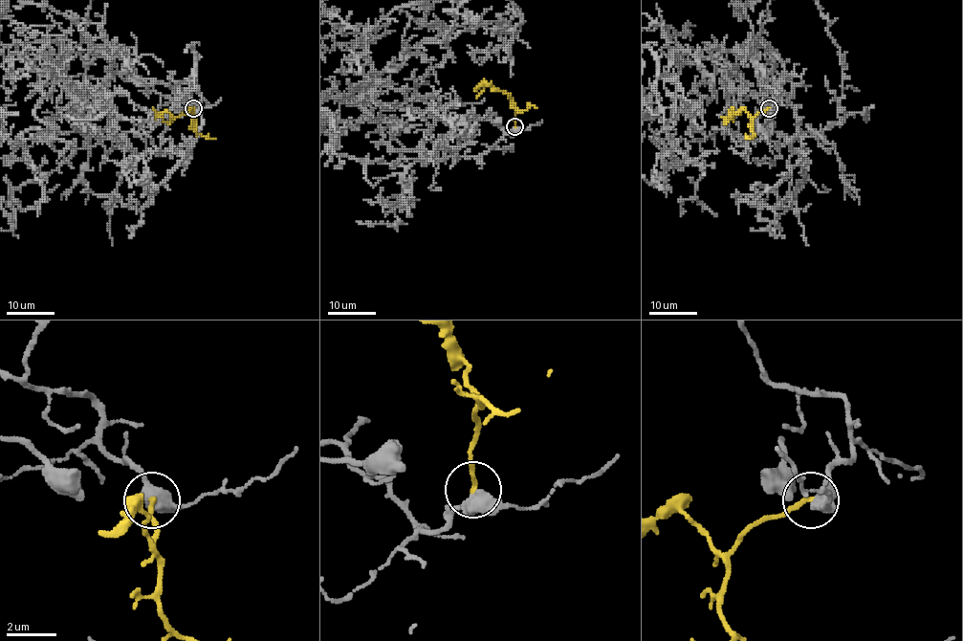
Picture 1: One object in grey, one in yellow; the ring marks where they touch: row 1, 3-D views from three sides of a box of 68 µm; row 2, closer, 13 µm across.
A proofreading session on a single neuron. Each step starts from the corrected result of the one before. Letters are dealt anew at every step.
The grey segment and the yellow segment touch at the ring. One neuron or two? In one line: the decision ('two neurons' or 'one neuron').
one neuron

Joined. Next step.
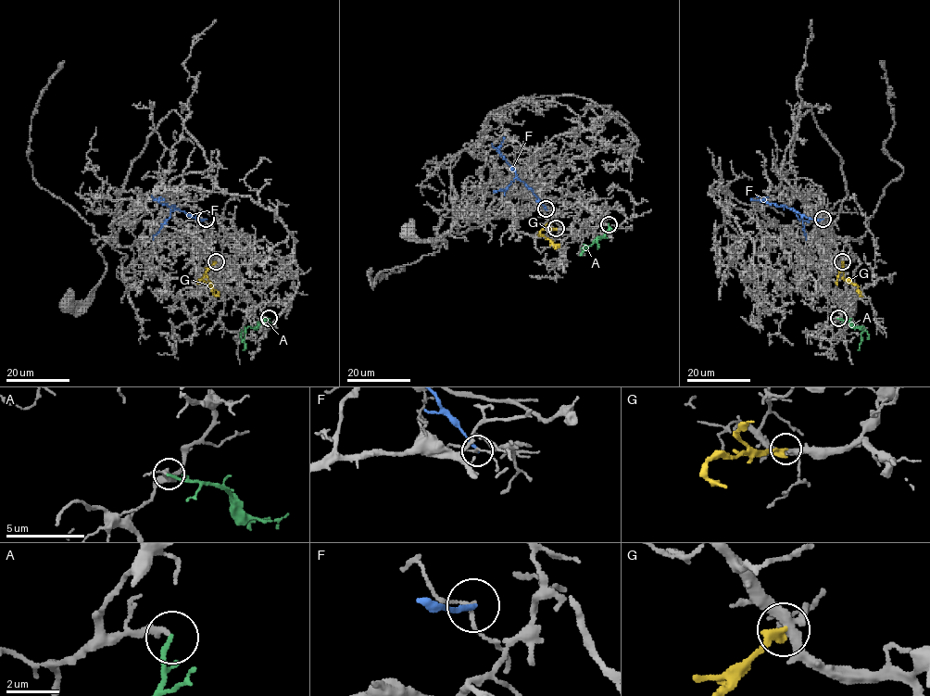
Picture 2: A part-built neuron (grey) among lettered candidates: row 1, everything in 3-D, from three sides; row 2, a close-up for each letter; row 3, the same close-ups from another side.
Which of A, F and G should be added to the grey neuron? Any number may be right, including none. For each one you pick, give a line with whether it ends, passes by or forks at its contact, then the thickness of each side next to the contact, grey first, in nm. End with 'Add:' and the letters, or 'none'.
A: it ends there; 220 nm thick on the grey side, 160 nm on the other
Add: A

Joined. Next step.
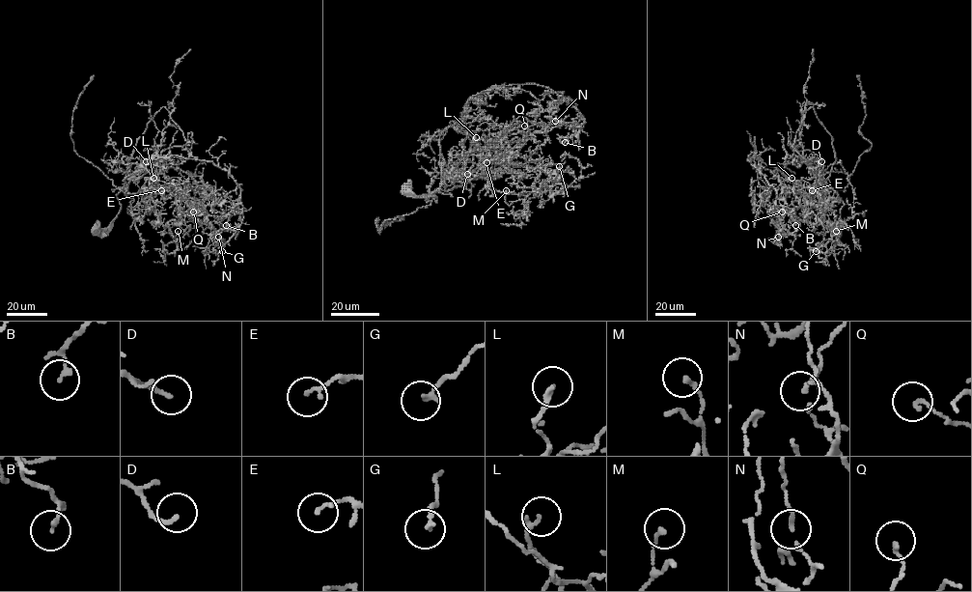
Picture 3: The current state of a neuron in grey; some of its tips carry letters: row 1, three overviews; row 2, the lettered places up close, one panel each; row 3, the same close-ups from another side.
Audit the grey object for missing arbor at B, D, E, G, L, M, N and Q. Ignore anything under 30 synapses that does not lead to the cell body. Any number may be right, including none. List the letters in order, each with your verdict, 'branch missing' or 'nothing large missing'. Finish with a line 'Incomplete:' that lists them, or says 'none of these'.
B: nothing large missing
D: nothing large missing
E: nothing large missing
G: nothing large missing
L: nothing large missing
M: nothing large missing
N: nothing large missing
Q: nothing large missing
Incomplete: none of these

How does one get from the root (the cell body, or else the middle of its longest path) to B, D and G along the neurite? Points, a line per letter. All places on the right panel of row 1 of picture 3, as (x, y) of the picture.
B: (835, 231), (843, 203), (831, 188), (791, 181), (748, 155), (795, 225)
D: (835, 231), (840, 228), (843, 203), (820, 176), (818, 158), (821, 161)
G: (835, 231), (842, 200), (831, 188), (826, 193), (819, 183), (832, 200), (837, 227), (816, 251)

